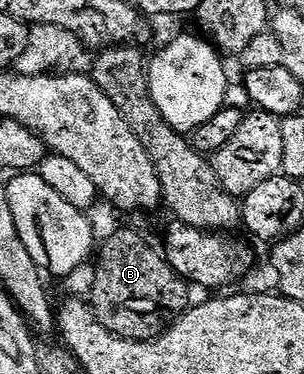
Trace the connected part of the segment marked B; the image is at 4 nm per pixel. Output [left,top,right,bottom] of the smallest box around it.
[91,230,190,342]

